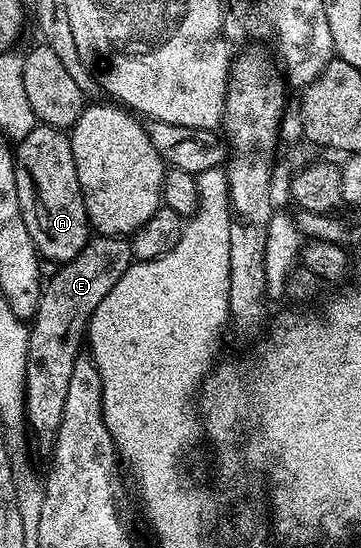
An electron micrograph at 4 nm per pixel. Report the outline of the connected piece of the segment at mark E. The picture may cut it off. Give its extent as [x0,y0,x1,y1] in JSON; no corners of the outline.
[25,235,134,451]

